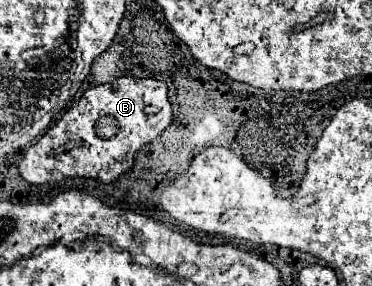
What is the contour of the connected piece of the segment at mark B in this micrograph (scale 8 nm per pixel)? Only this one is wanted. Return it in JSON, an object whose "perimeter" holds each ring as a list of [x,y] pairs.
{"perimeter":[[[119,77],[115,85],[97,85],[83,93],[77,105],[73,105],[53,127],[45,131],[45,135],[31,145],[23,161],[19,165],[19,173],[25,181],[41,185],[61,179],[73,179],[73,177],[89,177],[99,183],[113,183],[119,175],[129,171],[133,167],[133,159],[139,149],[143,149],[147,143],[151,143],[155,137],[159,137],[167,127],[171,125],[171,103],[167,99],[167,85],[159,79],[137,79],[137,77]]]}

